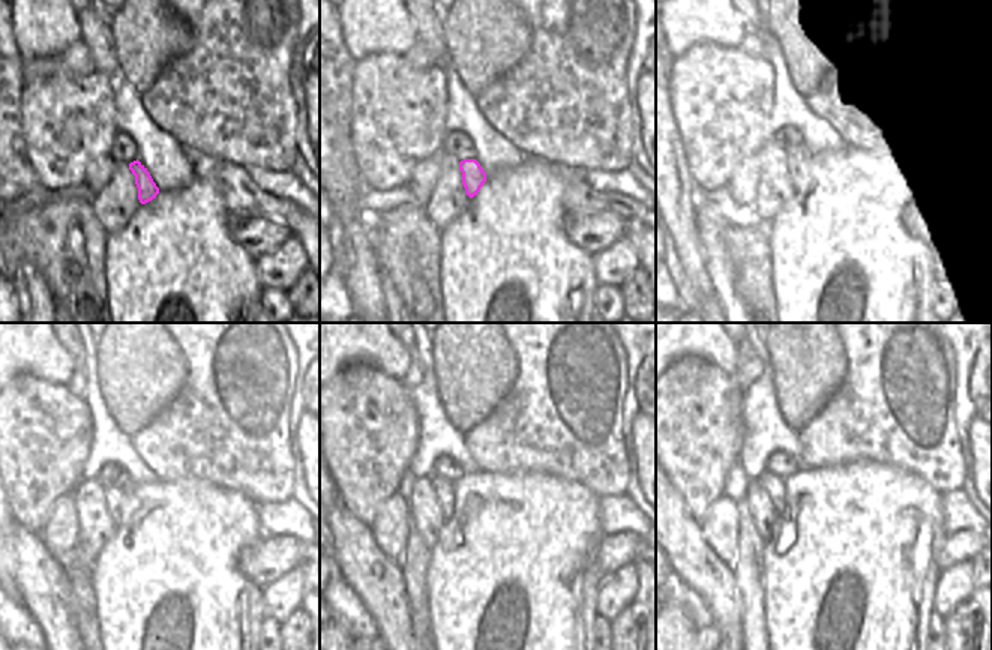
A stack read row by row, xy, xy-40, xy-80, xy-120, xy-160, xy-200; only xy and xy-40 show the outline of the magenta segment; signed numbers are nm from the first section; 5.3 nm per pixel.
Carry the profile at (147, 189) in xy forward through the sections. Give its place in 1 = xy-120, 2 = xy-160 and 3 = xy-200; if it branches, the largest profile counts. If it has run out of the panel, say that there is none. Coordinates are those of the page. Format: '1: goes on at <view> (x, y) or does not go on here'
1: goes on at xy-120 (113, 494)
2: goes on at xy-160 (443, 488)
3: goes on at xy-200 (773, 485)

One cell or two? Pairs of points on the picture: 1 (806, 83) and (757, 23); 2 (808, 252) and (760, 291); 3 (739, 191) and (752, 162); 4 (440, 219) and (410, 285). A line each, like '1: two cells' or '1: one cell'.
1: two cells
2: two cells
3: one cell
4: two cells

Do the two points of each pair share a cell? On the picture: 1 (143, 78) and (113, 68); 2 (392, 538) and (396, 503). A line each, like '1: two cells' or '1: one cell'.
1: two cells
2: one cell

